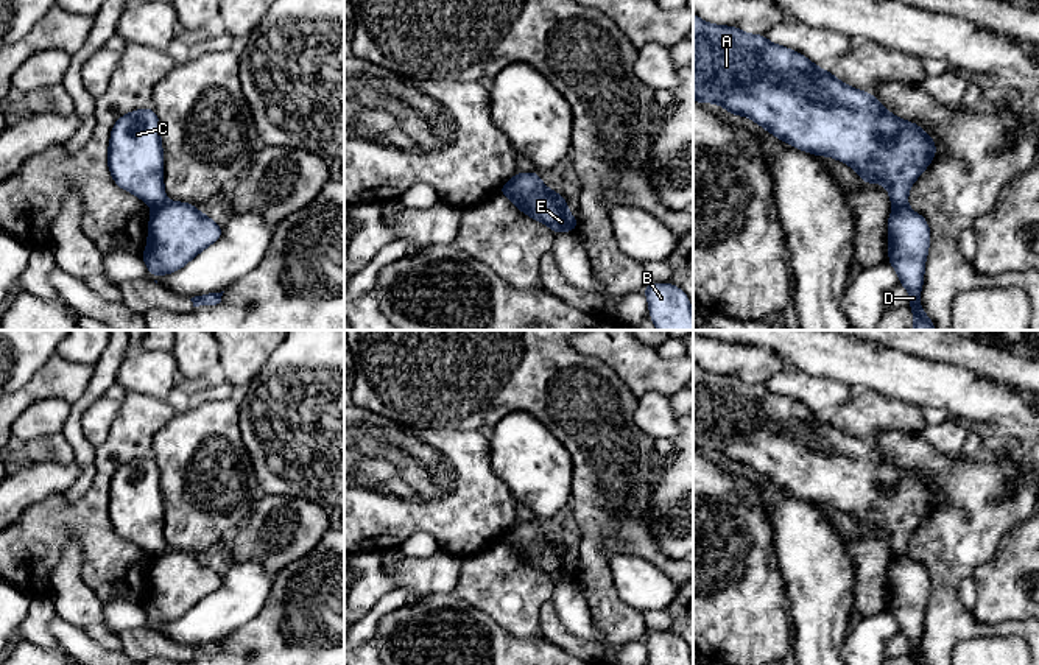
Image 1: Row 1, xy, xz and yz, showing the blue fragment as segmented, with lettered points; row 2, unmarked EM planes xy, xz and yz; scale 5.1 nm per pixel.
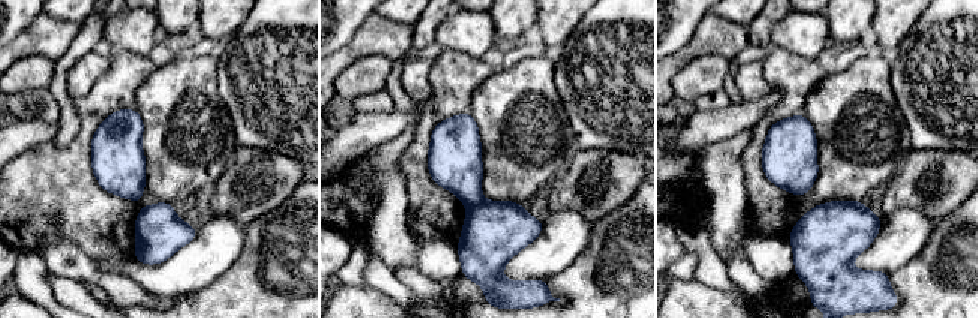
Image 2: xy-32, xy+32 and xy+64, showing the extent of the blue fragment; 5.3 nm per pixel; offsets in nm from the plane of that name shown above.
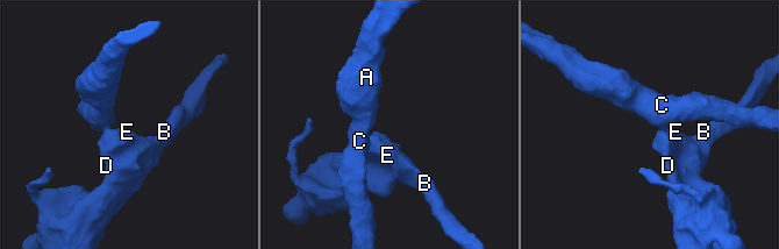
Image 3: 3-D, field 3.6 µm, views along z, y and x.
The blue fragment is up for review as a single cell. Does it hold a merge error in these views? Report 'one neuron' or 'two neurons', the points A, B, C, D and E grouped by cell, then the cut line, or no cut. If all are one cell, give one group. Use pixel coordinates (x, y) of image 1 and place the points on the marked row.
two neurons; groups A C / B D E; cut yz (905, 204), (894, 207)

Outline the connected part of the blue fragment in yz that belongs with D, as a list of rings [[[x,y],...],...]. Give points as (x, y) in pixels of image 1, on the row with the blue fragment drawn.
[[[908,206],[891,210],[888,218],[888,262],[896,269],[899,283],[908,290],[914,330],[936,330],[919,302],[930,238],[930,227],[922,215]]]

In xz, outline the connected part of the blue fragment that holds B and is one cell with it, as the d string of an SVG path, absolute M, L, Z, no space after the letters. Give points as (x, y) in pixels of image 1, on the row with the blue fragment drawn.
M651 283L643 290L650 318L657 330L693 330L693 310L689 296L673 283Z

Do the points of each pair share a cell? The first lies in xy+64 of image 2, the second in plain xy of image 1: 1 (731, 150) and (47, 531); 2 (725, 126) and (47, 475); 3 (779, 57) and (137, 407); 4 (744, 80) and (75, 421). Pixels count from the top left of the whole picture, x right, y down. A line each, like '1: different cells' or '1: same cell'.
1: different cells
2: same cell
3: same cell
4: different cells

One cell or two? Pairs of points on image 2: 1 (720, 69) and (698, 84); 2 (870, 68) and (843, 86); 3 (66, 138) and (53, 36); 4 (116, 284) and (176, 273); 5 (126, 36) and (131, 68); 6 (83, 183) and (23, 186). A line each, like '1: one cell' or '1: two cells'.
1: one cell
2: one cell
3: two cells
4: two cells
5: two cells
6: one cell

